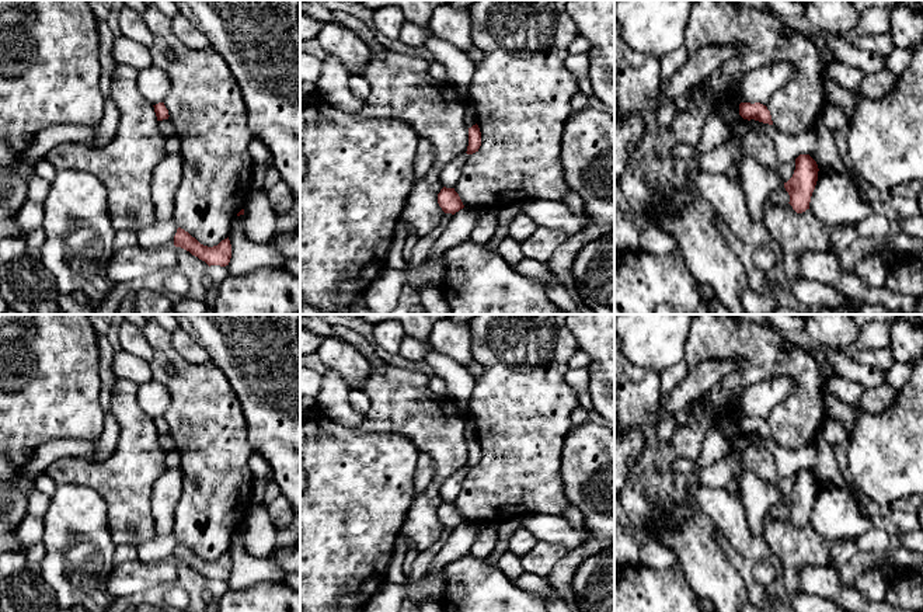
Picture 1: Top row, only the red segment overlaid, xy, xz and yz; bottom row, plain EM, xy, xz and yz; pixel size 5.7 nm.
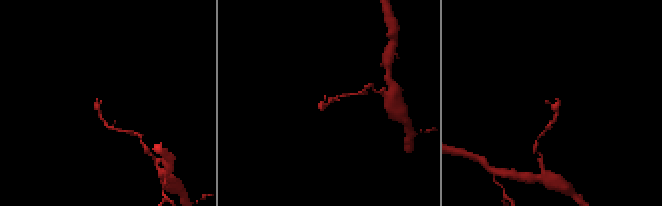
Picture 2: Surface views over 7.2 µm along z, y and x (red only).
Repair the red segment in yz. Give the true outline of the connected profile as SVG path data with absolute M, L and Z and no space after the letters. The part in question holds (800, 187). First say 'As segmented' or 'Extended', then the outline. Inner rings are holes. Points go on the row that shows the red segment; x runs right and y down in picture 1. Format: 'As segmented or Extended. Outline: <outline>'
As segmented. Outline: M800 154L795 159L795 170L793 177L784 182L784 188L790 195L790 205L797 213L809 209L812 192L818 181L818 164L809 154Z

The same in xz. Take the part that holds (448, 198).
As segmented. Outline: M443 187L438 194L438 204L445 213L452 213L452 215L464 208L454 188L446 188L446 187Z

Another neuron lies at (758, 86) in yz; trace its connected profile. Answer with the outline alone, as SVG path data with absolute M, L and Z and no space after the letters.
M774 63L755 69L742 76L735 88L735 101L767 104L770 97L794 80L798 70L791 63Z

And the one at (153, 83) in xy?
M151 65L139 70L137 88L147 101L156 105L164 102L170 91L170 80L164 70Z

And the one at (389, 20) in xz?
M382 7L373 11L373 21L382 35L398 39L407 20L398 7Z

